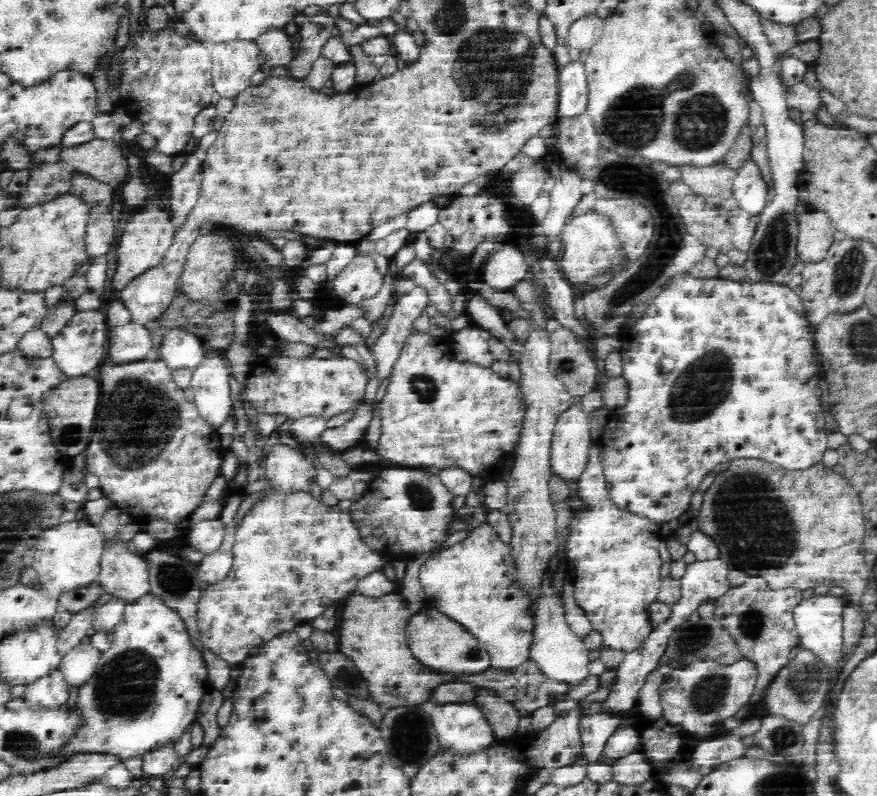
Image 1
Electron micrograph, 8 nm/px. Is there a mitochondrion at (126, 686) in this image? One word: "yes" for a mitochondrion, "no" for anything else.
yes

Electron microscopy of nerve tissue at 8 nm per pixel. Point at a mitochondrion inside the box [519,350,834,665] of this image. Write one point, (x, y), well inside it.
(786, 544)

